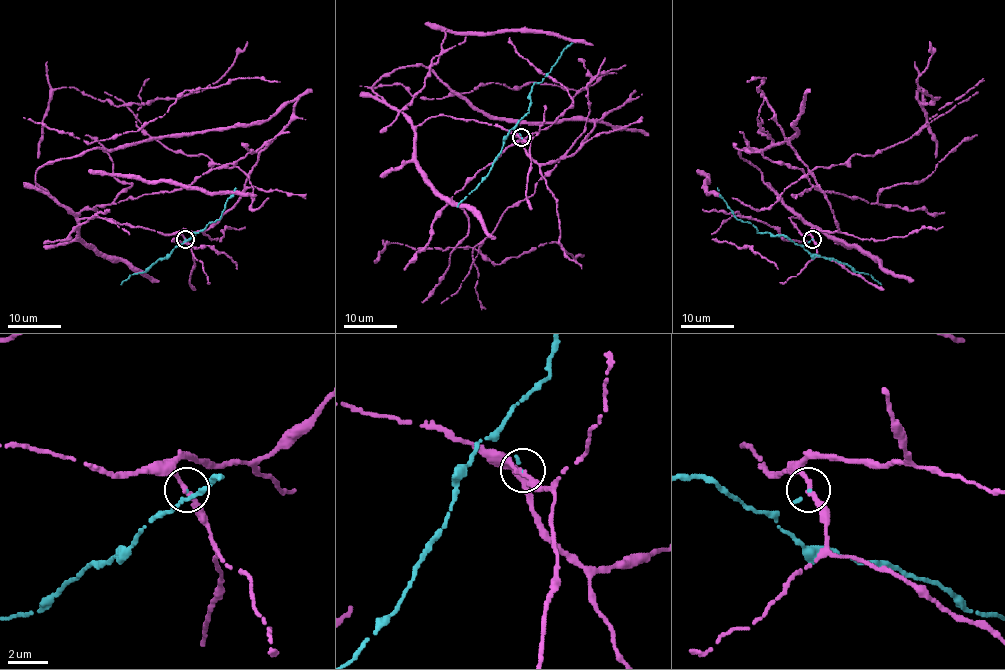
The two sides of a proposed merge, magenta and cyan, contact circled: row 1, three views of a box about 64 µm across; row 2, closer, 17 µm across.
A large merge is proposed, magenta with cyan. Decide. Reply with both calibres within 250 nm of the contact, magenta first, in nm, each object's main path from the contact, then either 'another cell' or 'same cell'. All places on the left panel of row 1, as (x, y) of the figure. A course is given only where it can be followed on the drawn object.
240 nm thick on the magenta side, 170 nm on the other; magenta runs (185, 238), (239, 199), (248, 173), (168, 149), (137, 118), (146, 103), (58, 87), (38, 157); cyan runs (185, 239), (220, 217), (224, 204), (236, 188); another cell

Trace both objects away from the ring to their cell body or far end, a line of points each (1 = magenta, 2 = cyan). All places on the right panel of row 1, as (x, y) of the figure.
1: (811, 238), (838, 223), (807, 173), (912, 137), (940, 107), (922, 106), (917, 87), (935, 157)
2: (811, 239), (799, 244), (786, 236), (758, 232), (751, 223), (736, 217), (718, 188)

